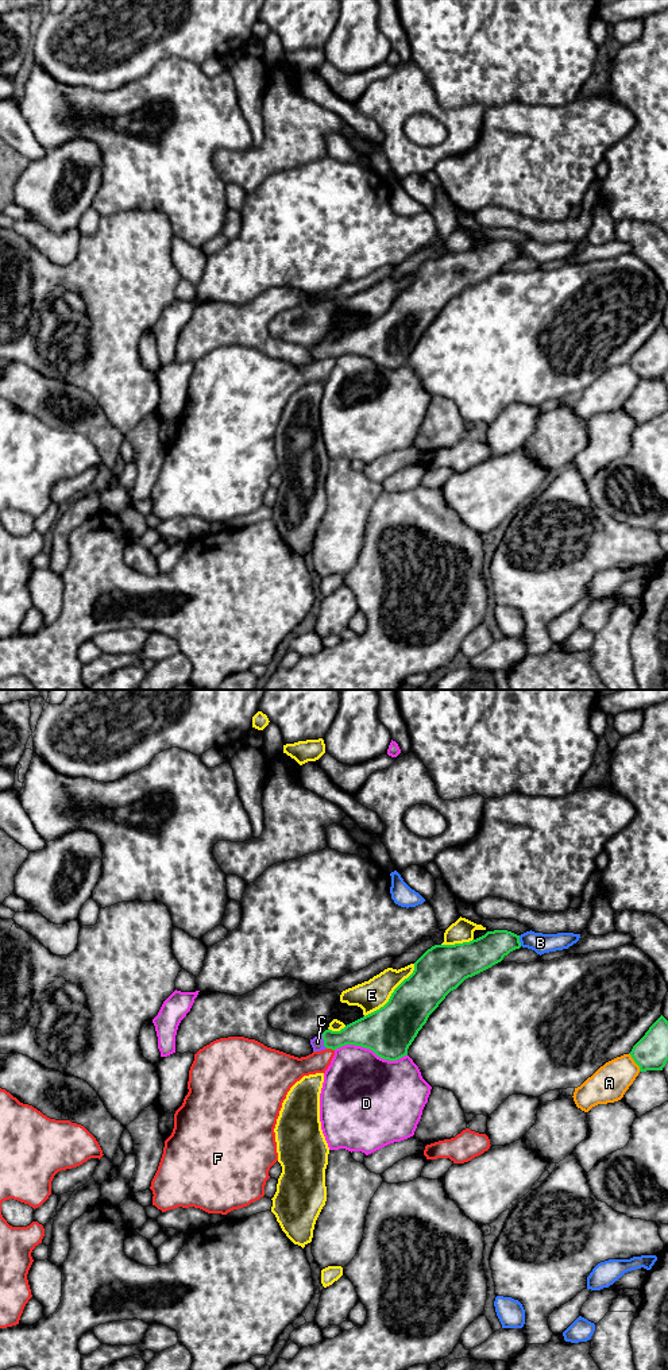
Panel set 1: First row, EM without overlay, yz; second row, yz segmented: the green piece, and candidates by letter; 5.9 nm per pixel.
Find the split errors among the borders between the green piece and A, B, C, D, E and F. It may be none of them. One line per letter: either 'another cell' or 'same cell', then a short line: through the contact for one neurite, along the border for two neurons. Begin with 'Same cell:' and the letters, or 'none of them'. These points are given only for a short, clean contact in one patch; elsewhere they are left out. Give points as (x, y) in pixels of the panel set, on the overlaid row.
Same cell: C
A: another cell
B: another cell
C: same cell
D: another cell
E: another cell
F: another cell

